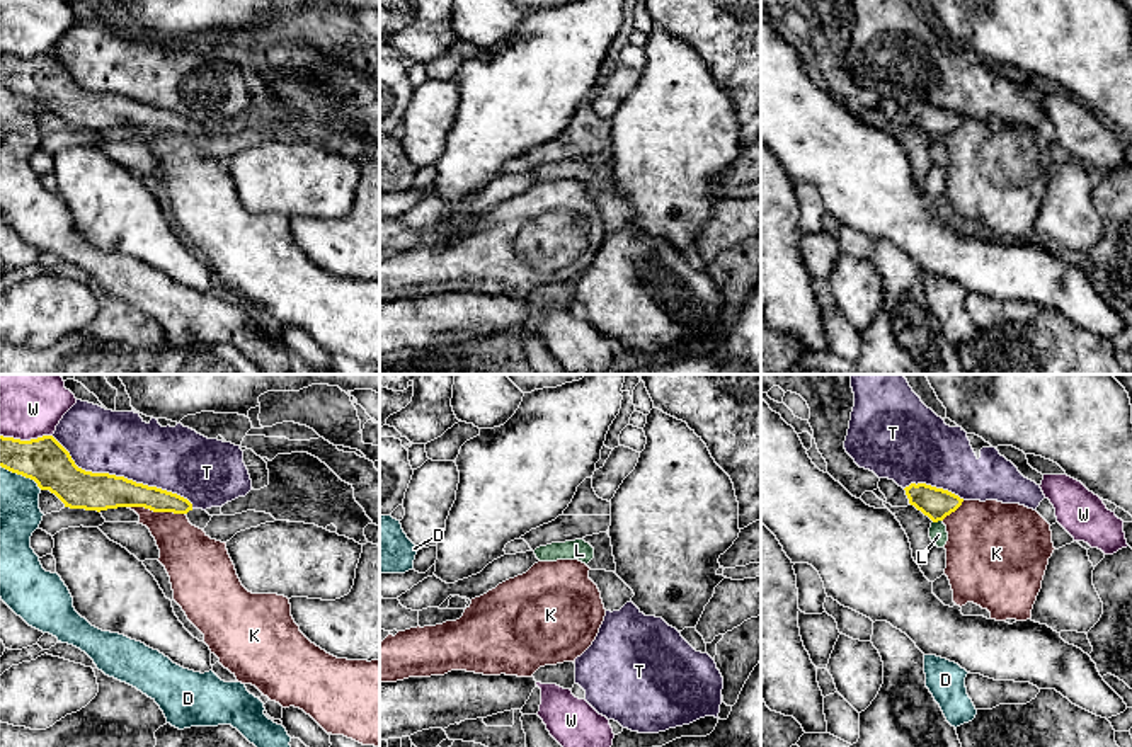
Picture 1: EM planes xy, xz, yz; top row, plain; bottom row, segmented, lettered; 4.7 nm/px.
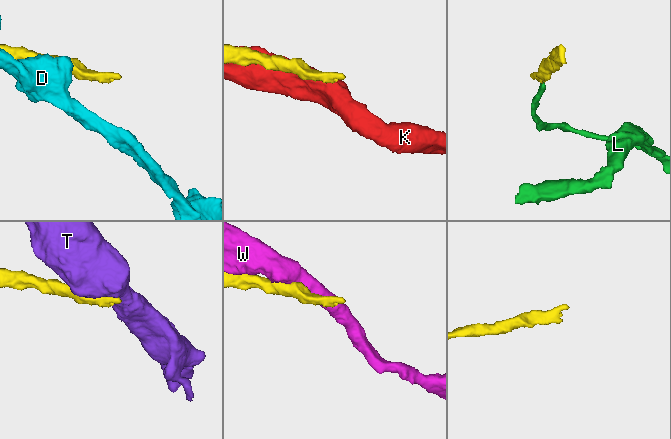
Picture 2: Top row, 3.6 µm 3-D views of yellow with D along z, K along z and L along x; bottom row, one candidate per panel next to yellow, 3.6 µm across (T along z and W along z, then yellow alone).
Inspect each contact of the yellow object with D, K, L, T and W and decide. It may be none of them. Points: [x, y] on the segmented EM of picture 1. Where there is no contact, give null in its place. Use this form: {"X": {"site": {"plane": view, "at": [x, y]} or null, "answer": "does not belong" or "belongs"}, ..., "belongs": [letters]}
{"D": {"site": {"plane": "xy", "at": [21, 473]}, "answer": "does not belong"}, "K": {"site": {"plane": "xy", "at": [157, 511]}, "answer": "does not belong"}, "L": {"site": {"plane": "yz", "at": [937, 521]}, "answer": "does not belong"}, "T": {"site": {"plane": "xy", "at": [121, 477]}, "answer": "does not belong"}, "W": {"site": {"plane": "xy", "at": [26, 441]}, "answer": "does not belong"}, "belongs": []}

